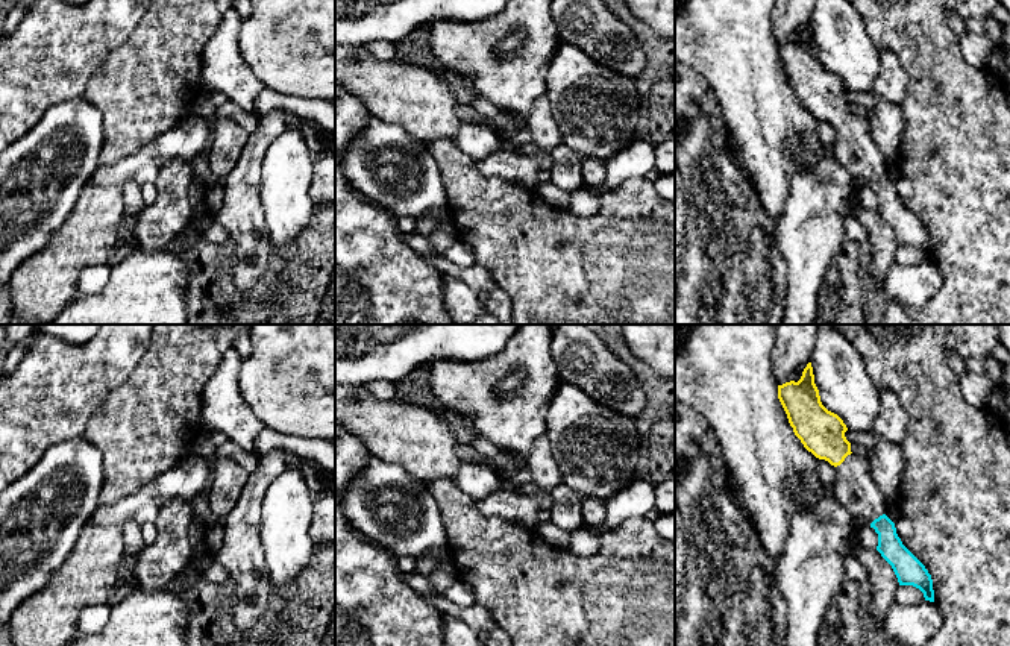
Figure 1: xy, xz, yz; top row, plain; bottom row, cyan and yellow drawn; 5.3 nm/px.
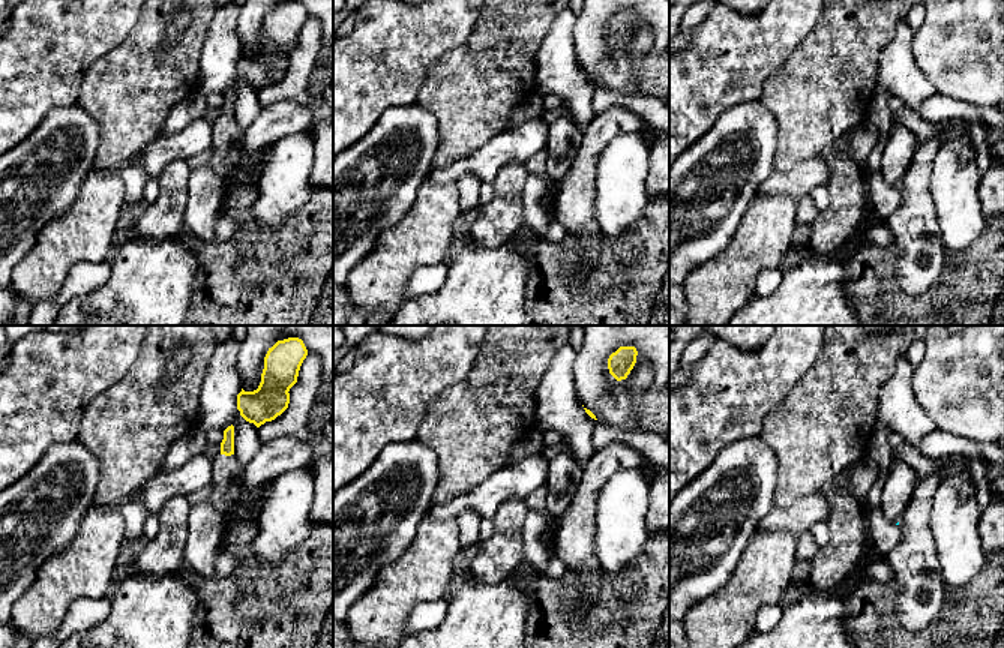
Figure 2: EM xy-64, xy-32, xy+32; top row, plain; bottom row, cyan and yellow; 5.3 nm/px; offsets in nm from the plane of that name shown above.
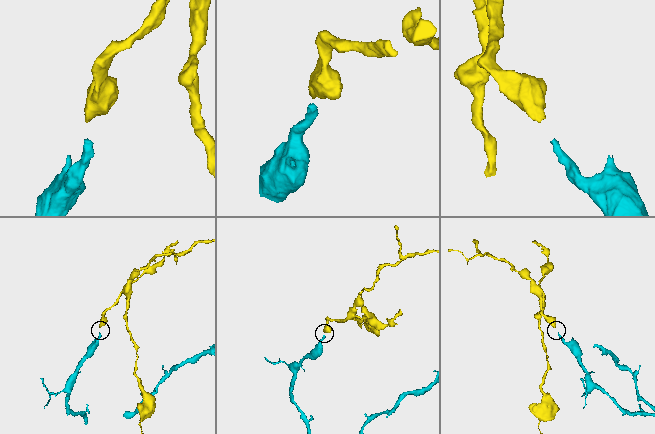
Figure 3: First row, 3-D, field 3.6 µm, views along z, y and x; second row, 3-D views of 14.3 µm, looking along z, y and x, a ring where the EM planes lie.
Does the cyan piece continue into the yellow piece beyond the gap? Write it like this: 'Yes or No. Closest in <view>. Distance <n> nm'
Yes. Closest in yz. Distance 340 nm

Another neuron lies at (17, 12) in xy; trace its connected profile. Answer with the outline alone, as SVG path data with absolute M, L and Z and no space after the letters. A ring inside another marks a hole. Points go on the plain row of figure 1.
M23 0L21 3L18 3L11 9L3 24L3 30L2 30L3 35L9 35L18 27L20 21L24 18L30 6L30 2L32 0Z

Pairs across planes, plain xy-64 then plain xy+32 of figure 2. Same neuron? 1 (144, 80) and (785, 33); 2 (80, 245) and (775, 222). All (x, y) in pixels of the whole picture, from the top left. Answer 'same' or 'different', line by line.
1: different
2: same

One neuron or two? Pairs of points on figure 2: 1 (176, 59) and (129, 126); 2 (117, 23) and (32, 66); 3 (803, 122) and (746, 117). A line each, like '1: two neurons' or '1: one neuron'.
1: one neuron
2: one neuron
3: two neurons

